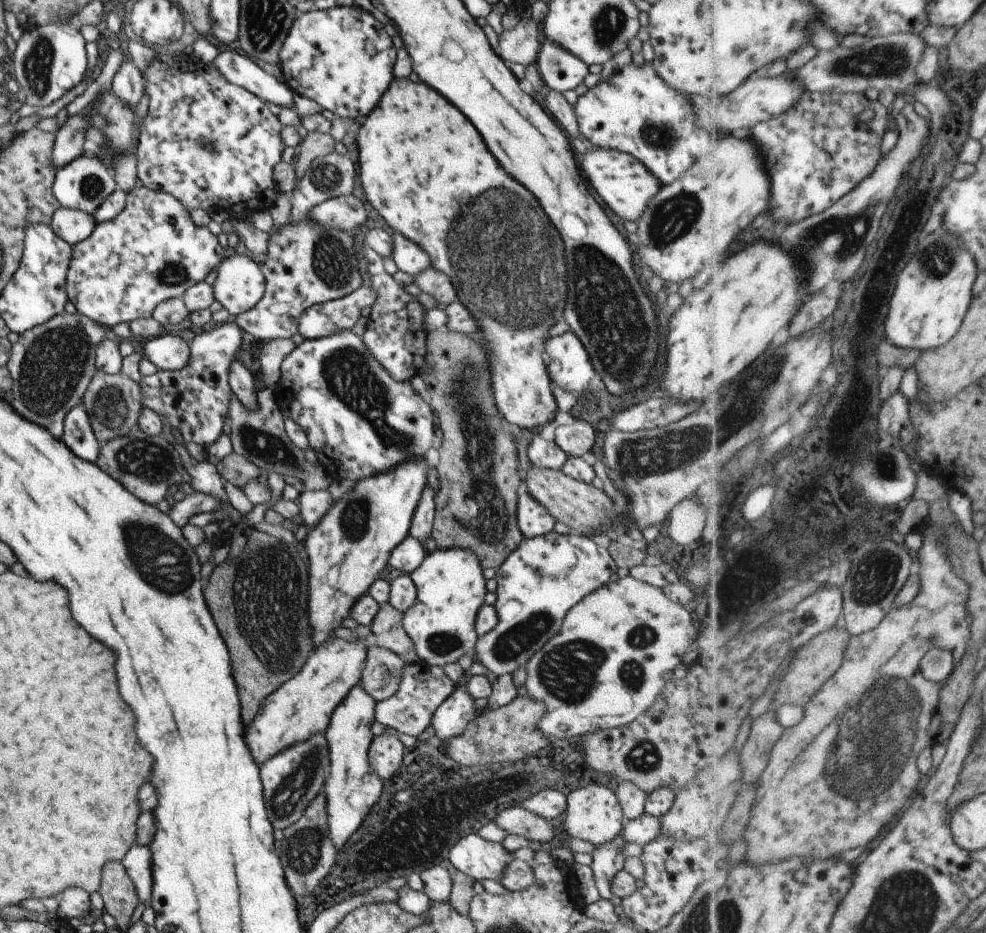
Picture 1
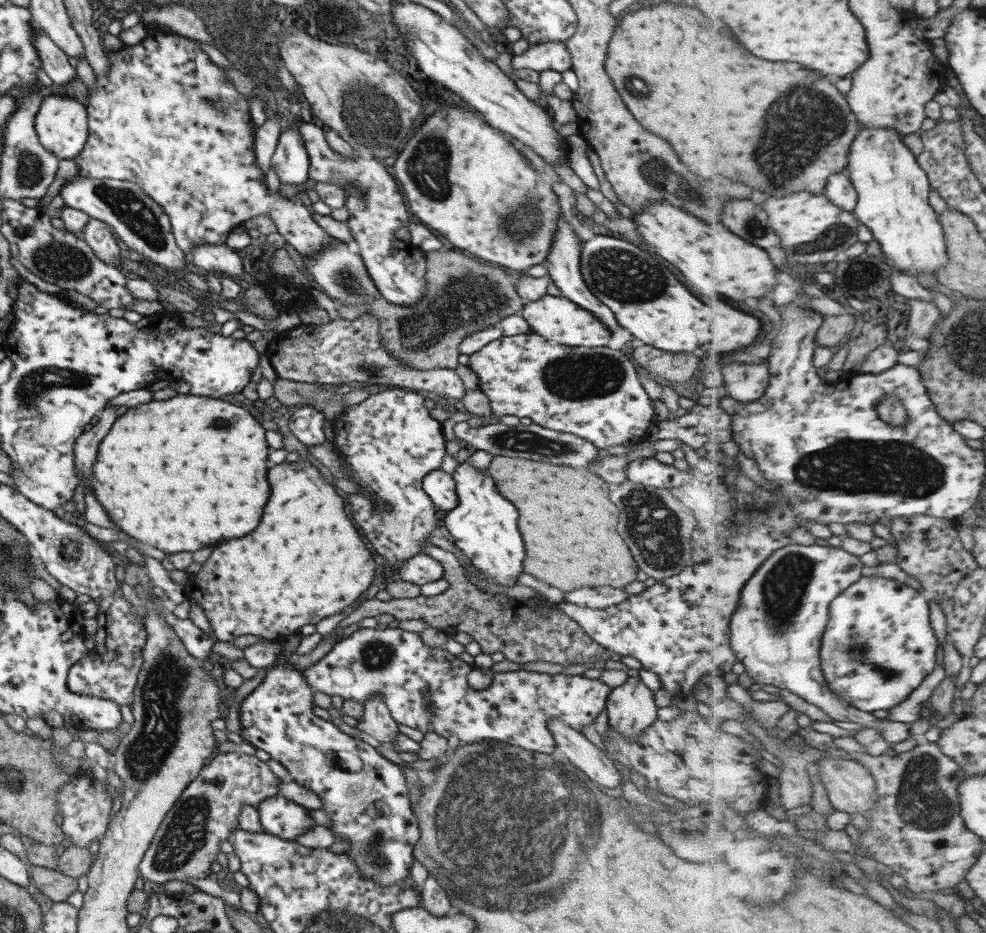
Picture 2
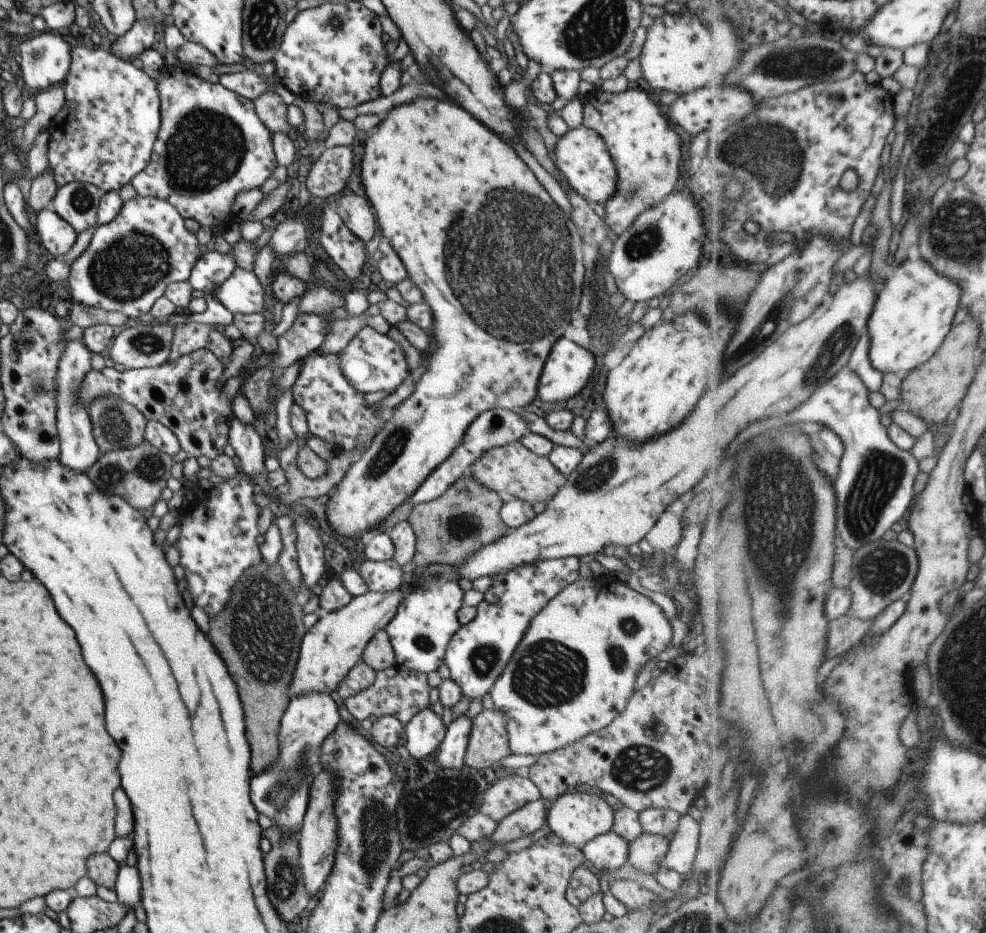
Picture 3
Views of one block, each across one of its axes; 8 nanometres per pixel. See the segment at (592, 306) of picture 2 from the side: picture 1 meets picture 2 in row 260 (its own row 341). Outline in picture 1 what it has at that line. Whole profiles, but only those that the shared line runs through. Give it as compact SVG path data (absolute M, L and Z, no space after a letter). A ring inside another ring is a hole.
M571 330L549 337L542 344L549 361L551 381L575 397L588 391L588 382L596 374L584 346Z

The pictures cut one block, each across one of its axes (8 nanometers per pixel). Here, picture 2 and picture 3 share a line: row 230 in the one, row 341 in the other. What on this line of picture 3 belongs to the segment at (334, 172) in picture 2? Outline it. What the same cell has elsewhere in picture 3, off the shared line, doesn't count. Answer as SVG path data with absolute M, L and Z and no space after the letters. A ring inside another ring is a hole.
M369 325L359 330L347 343L339 354L339 360L343 376L362 395L379 391L391 394L405 380L409 372L405 356L399 346L386 335L384 329L376 330Z

